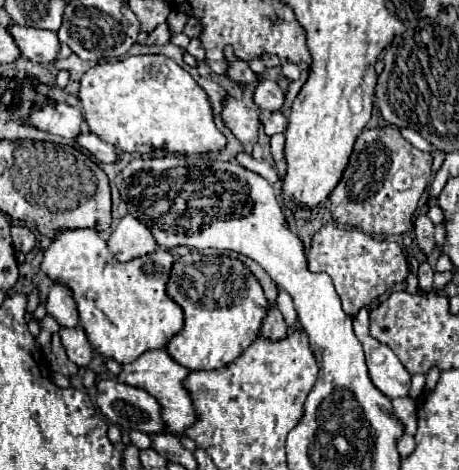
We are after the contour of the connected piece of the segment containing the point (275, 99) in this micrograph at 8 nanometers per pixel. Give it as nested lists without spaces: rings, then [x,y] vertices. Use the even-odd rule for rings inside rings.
[[[259,80],[255,92],[253,92],[253,100],[261,110],[269,110],[275,112],[283,106],[283,90],[277,86],[277,82],[273,80]]]

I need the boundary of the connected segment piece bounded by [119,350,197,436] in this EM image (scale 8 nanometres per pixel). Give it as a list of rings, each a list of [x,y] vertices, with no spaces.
[[[153,350],[153,352],[145,352],[139,360],[125,364],[123,372],[119,374],[119,380],[137,388],[147,390],[151,396],[157,398],[157,402],[161,404],[161,418],[167,426],[169,432],[183,436],[183,432],[197,422],[197,412],[195,412],[195,404],[189,396],[189,392],[183,386],[183,380],[189,376],[189,368],[177,364],[165,350]]]

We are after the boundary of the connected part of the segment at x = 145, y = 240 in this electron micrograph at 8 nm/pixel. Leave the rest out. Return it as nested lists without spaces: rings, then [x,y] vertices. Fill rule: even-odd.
[[[127,214],[121,218],[117,228],[109,236],[109,250],[119,262],[129,262],[133,258],[151,254],[157,250],[157,242],[147,226],[143,226],[137,218]]]

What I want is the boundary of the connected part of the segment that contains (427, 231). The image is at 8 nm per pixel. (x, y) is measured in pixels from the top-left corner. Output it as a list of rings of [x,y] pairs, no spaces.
[[[423,204],[417,212],[417,218],[415,218],[415,238],[417,238],[417,244],[419,248],[429,254],[433,248],[435,248],[435,240],[433,240],[433,222],[427,218],[427,210],[429,210],[429,204]]]

